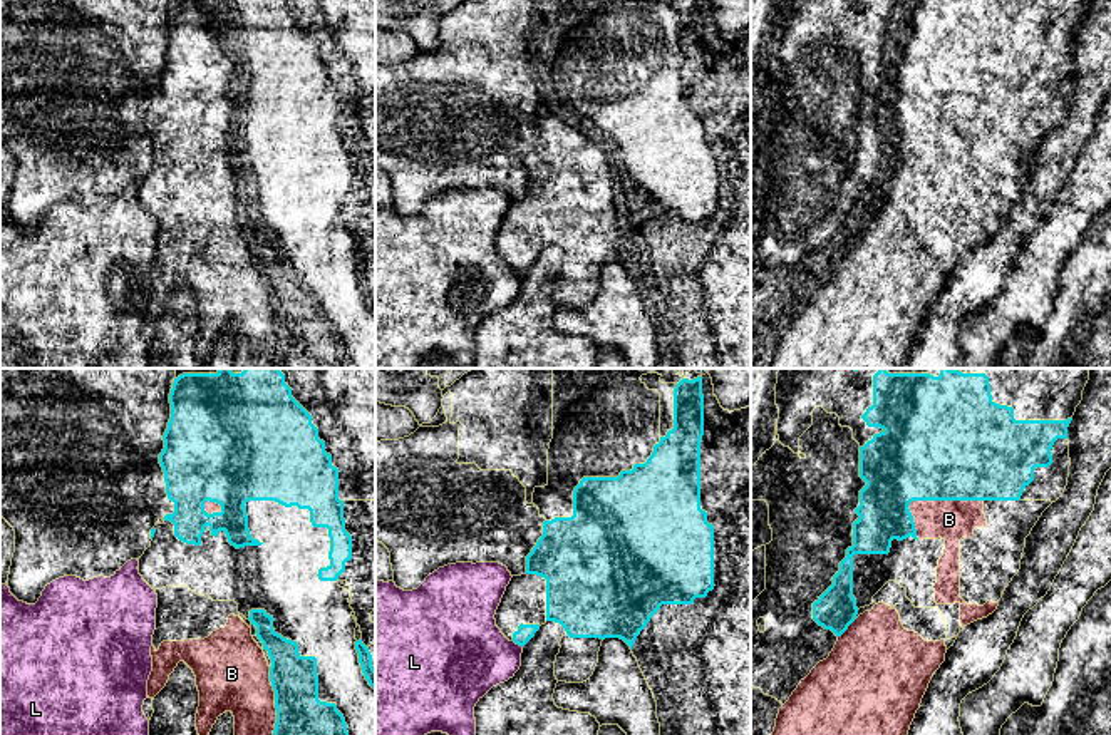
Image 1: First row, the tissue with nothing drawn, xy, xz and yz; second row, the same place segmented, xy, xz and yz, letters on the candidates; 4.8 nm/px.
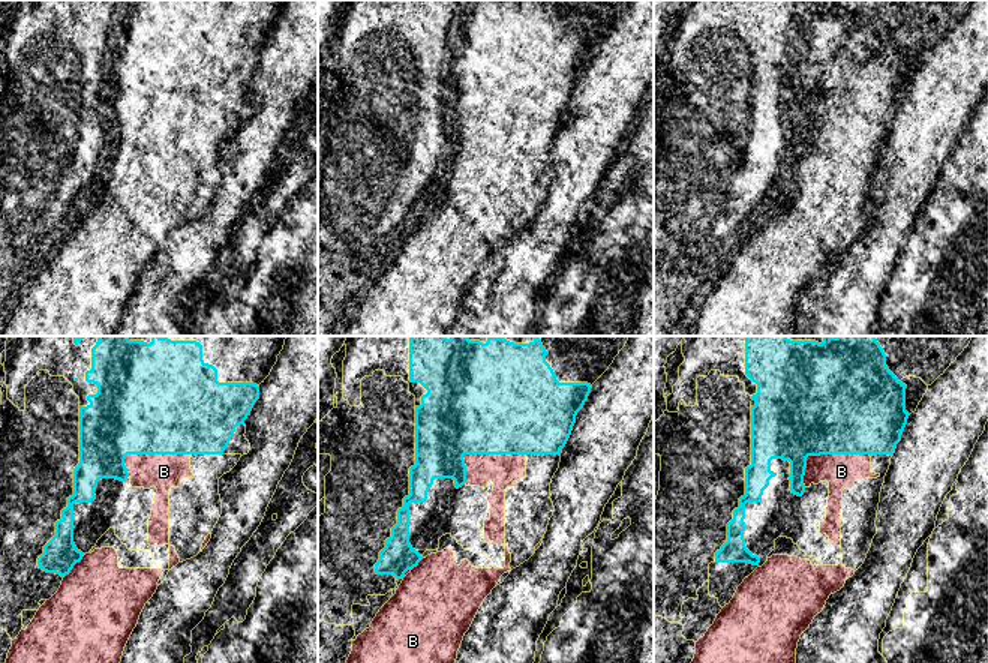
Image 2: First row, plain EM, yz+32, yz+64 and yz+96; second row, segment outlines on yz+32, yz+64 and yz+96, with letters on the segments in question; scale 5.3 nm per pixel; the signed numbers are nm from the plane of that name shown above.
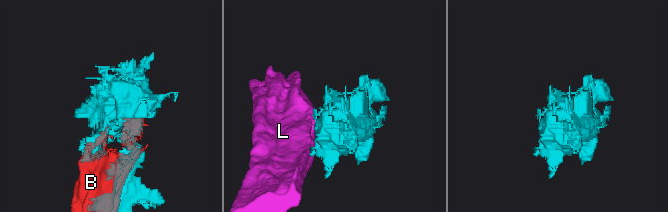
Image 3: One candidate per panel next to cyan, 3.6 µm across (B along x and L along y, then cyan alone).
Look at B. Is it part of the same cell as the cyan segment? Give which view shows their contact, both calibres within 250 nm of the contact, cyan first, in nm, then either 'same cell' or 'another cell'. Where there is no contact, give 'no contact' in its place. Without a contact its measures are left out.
contact in yz; calibres 500 and 190 nm; same cell

